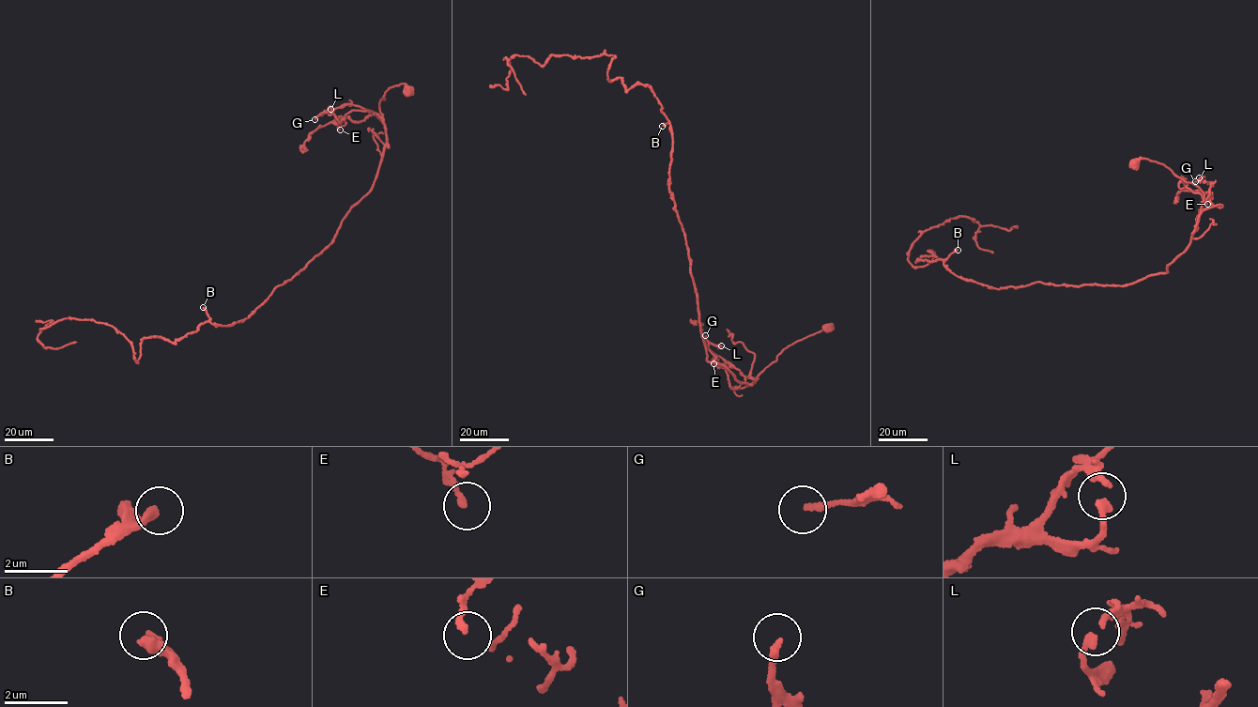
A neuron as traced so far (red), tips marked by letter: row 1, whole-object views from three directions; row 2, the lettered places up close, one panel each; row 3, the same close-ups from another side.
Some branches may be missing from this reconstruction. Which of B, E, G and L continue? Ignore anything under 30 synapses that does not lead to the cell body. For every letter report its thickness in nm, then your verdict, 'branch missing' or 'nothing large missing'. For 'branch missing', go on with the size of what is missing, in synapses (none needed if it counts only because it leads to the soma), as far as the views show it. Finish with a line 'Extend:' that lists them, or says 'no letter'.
B: 260 nm thick; branch missing; about 160 synapses
E: 190 nm thick; nothing large missing
G: 180 nm thick; nothing large missing
L: 200 nm thick; nothing large missing
Extend: B

